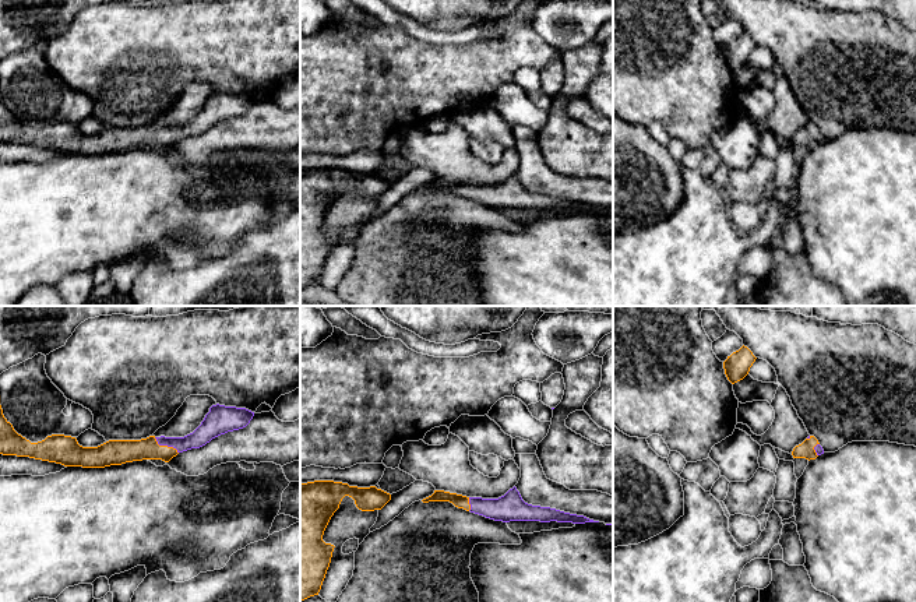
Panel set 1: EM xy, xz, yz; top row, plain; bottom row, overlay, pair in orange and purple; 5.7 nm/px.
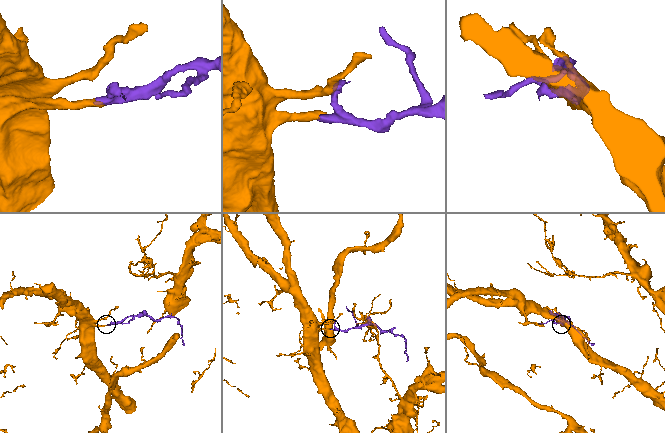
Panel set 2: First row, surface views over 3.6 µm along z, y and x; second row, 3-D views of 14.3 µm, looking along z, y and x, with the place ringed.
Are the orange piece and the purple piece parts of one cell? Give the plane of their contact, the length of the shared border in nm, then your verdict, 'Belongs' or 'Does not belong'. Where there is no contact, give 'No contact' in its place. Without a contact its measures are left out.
Touches orange in xy. Shared border 170 nm. Belongs

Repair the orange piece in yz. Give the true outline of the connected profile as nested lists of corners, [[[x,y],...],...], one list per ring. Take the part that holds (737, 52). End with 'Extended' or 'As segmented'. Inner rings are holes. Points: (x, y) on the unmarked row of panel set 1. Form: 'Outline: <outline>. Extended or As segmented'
Outline: [[[741,34],[739,38],[733,39],[727,46],[723,49],[723,56],[727,67],[734,71],[743,67],[753,50],[755,49],[755,43],[747,34]]]. As segmented

